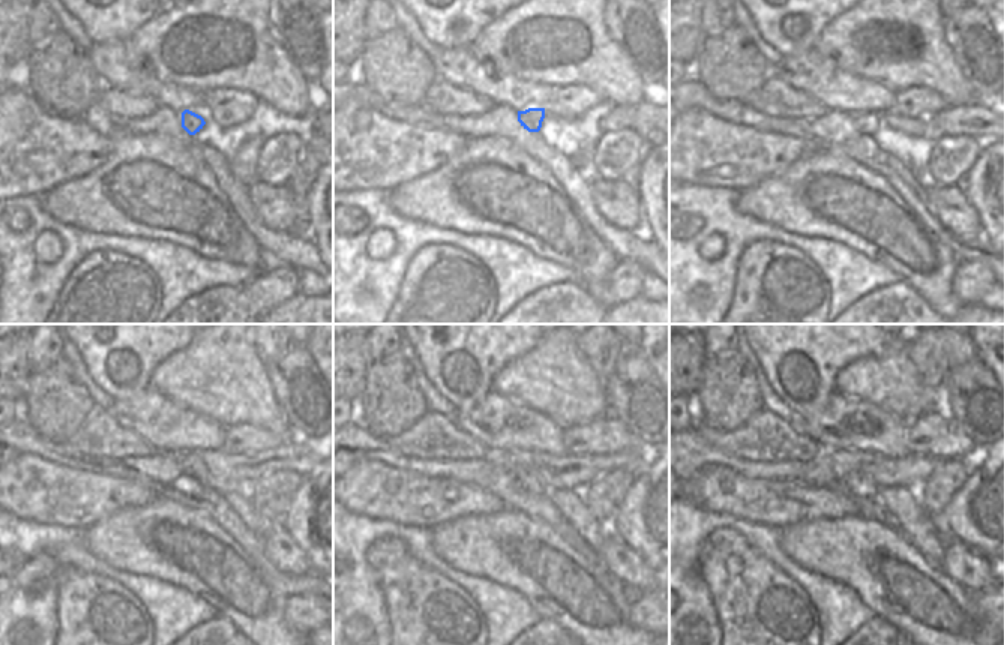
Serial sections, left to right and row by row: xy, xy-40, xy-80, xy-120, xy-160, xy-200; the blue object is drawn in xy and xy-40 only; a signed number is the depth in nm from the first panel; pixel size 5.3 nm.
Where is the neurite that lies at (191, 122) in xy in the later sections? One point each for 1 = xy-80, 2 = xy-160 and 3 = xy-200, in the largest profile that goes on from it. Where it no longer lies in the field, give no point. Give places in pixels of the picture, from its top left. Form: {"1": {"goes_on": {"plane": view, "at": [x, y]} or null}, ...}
{"1": {"goes_on": {"plane": "xy-80", "at": [866, 122]}}, "2": {"goes_on": {"plane": "xy-160", "at": [530, 482]}}, "3": {"goes_on": {"plane": "xy-200", "at": [859, 485]}}}

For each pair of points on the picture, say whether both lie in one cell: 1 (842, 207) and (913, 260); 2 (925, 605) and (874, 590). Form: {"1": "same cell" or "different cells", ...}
{"1": "same cell", "2": "same cell"}

